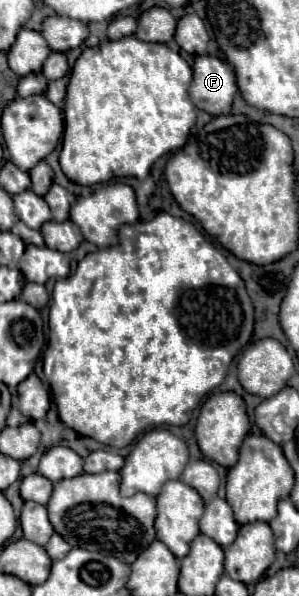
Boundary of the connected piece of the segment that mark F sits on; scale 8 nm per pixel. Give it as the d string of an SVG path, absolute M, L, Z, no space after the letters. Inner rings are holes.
M209 54L195 58L189 96L199 110L209 112L211 116L229 114L235 94L237 80L229 62Z

